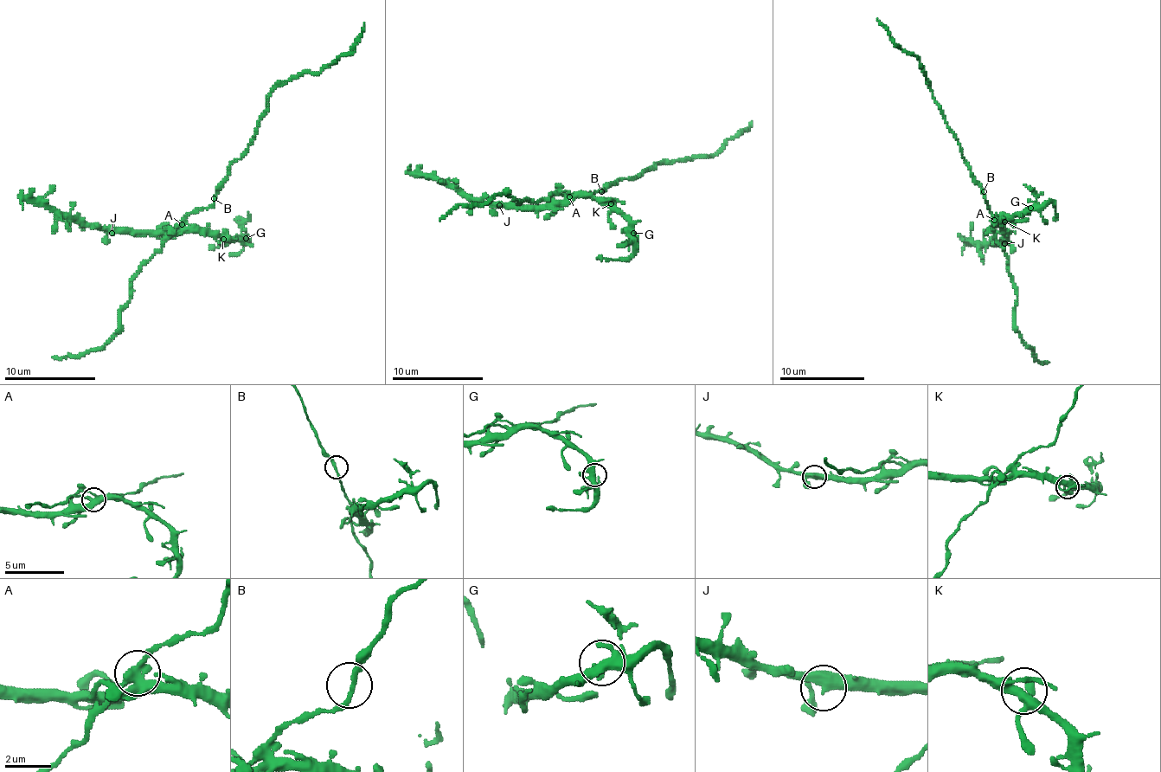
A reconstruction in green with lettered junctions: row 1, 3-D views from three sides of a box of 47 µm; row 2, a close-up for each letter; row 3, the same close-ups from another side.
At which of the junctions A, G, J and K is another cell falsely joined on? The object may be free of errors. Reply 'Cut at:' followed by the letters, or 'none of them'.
Cut at: none of them

